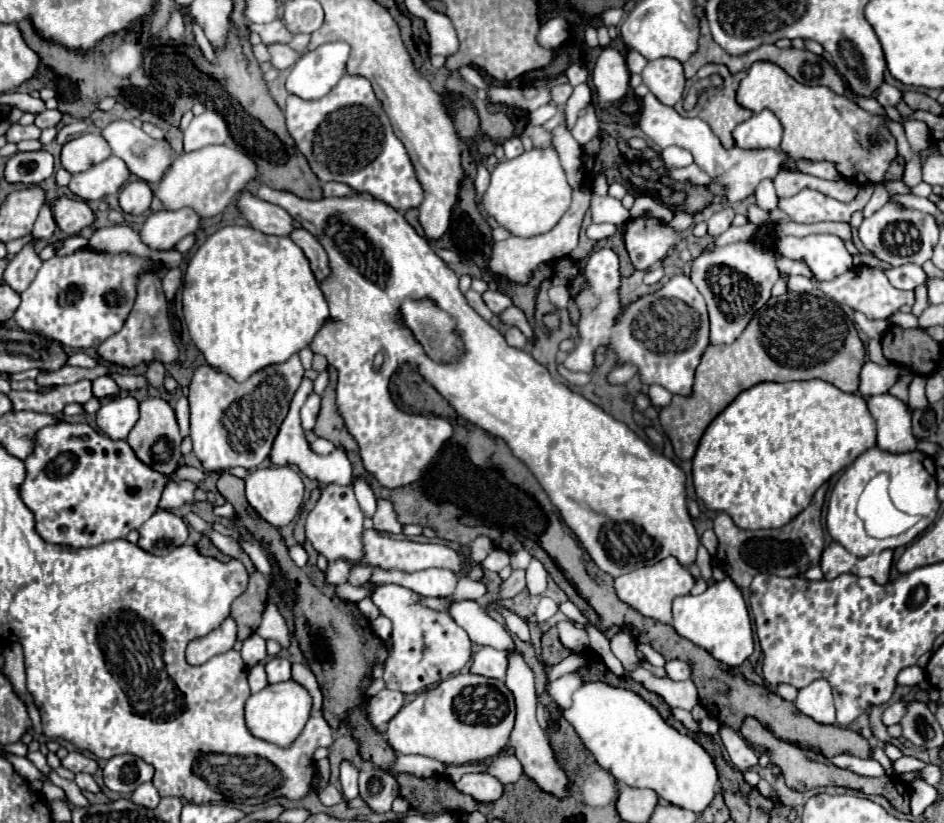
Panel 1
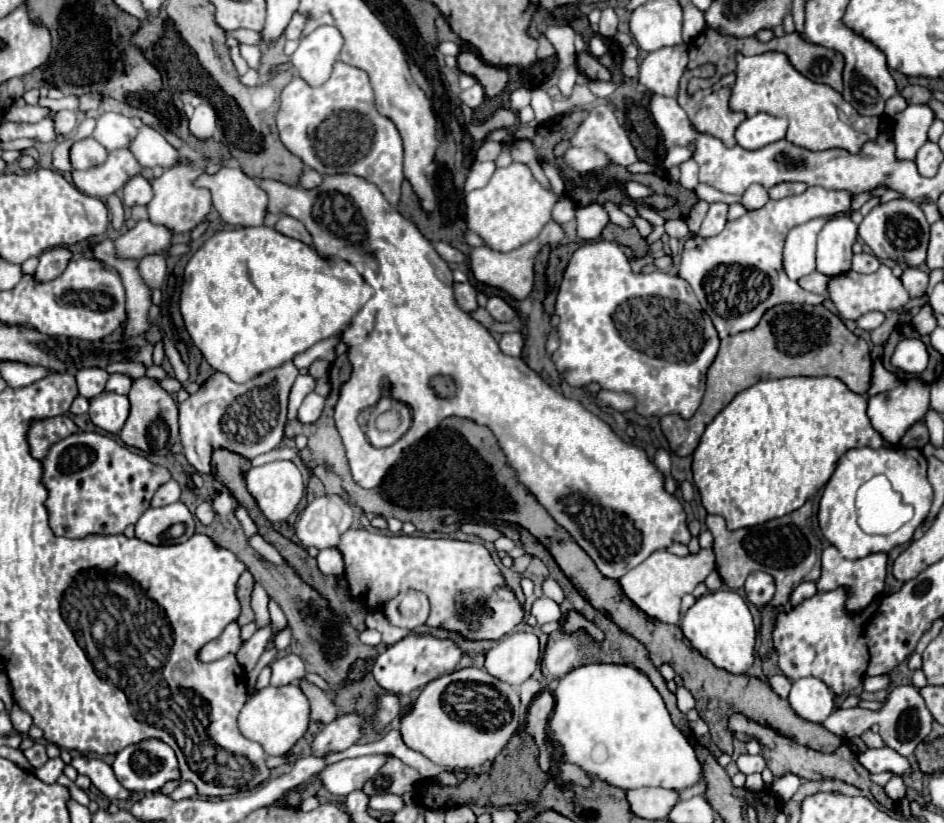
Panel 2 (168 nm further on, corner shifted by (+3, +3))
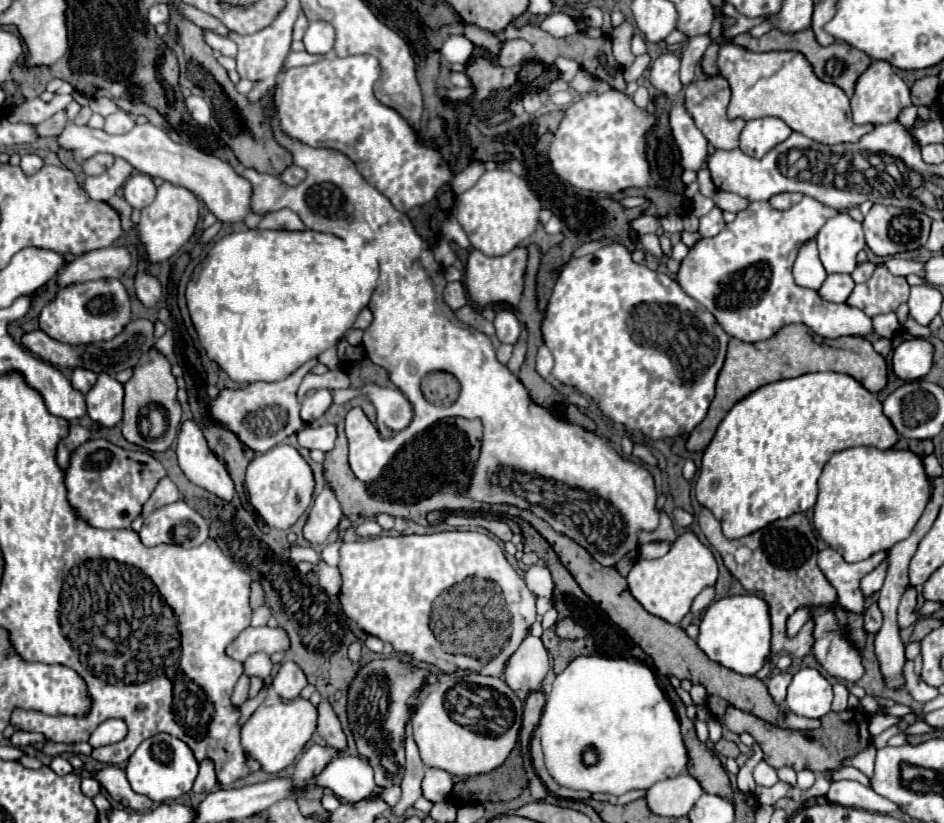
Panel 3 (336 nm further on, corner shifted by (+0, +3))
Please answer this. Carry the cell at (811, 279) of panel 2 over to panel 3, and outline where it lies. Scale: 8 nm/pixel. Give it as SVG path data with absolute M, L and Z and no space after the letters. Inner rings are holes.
M833 273L833 275L827 275L827 279L823 281L823 285L819 287L817 293L825 301L845 303L845 299L849 297L853 287L855 287L855 283L853 283L851 275L847 275L847 273Z

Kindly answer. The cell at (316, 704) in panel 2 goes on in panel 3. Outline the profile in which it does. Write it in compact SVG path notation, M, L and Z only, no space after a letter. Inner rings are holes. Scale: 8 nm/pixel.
M323 699L319 705L317 705L317 731L319 735L331 745L331 747L337 747L339 751L343 751L347 747L347 741L345 741L345 733L341 729L341 723L339 723L339 717L333 709L333 705Z

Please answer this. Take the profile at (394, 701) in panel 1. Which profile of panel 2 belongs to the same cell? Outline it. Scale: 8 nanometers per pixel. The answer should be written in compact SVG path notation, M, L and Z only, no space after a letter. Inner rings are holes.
M354 713L340 715L334 723L326 725L312 741L312 755L326 757L334 751L344 751L360 739L360 717Z

